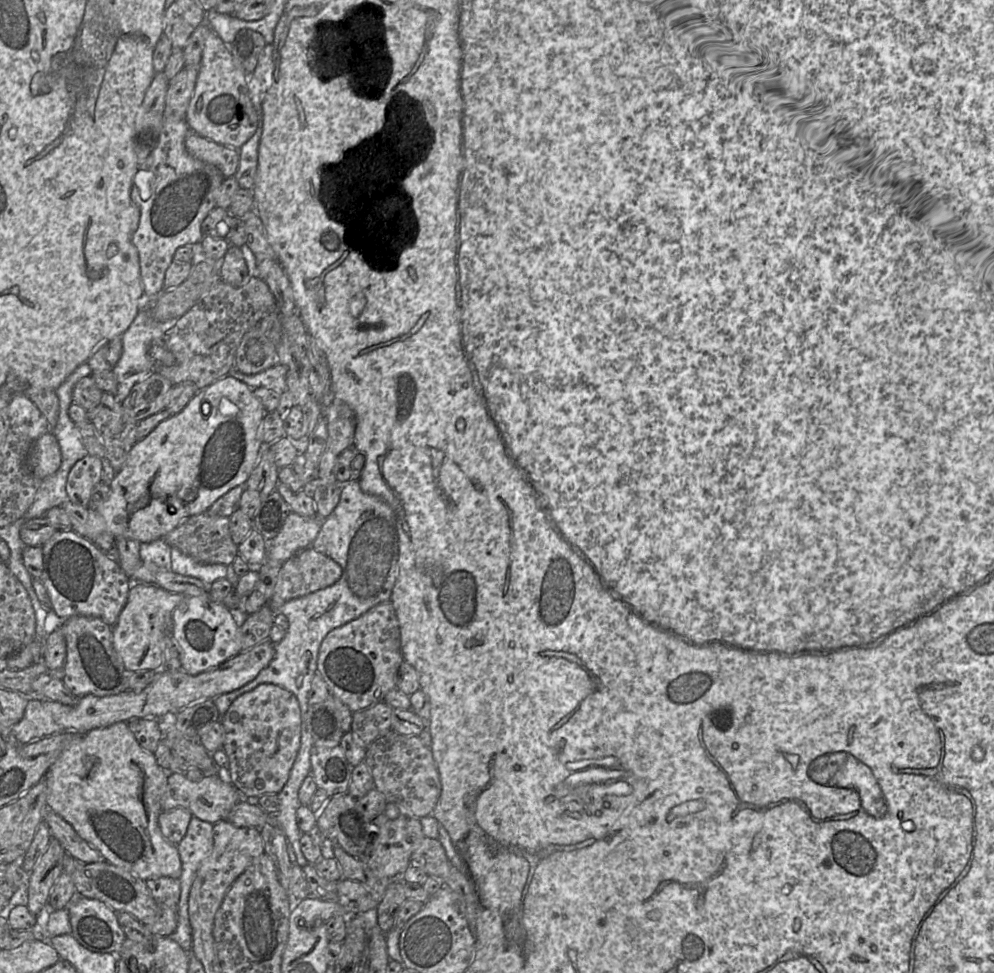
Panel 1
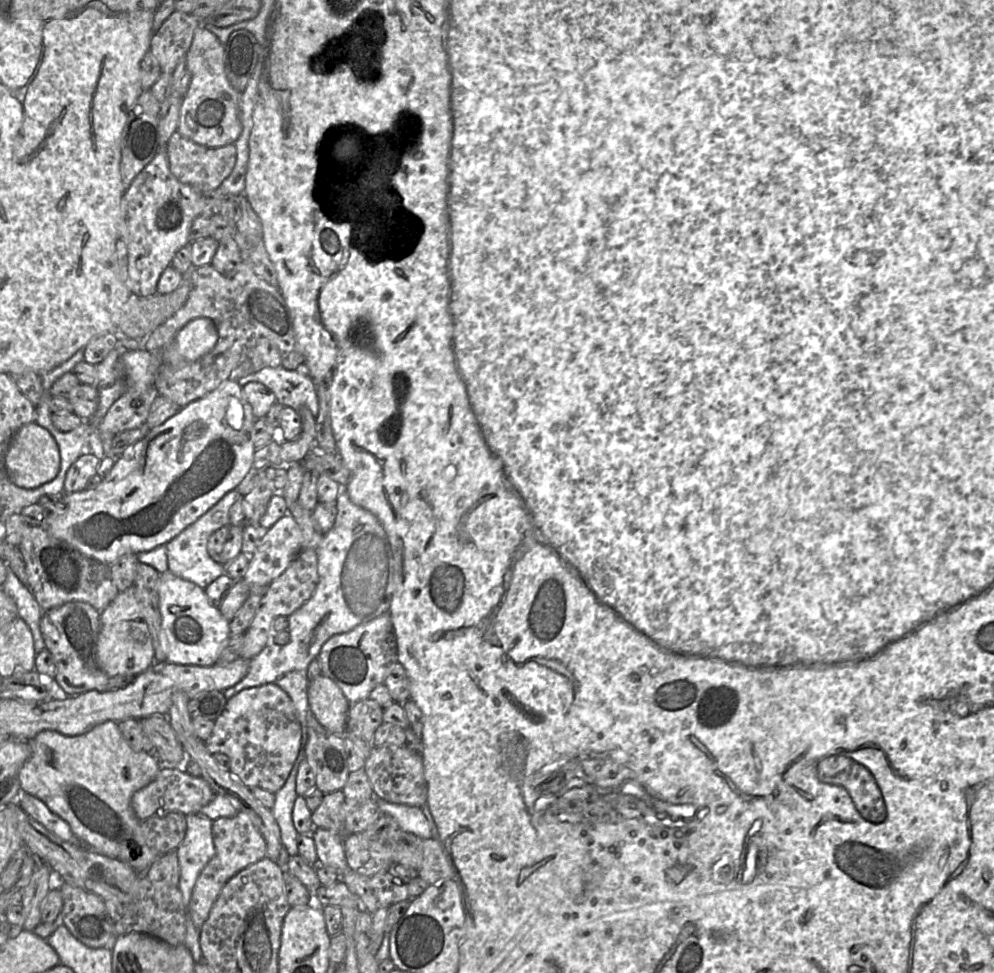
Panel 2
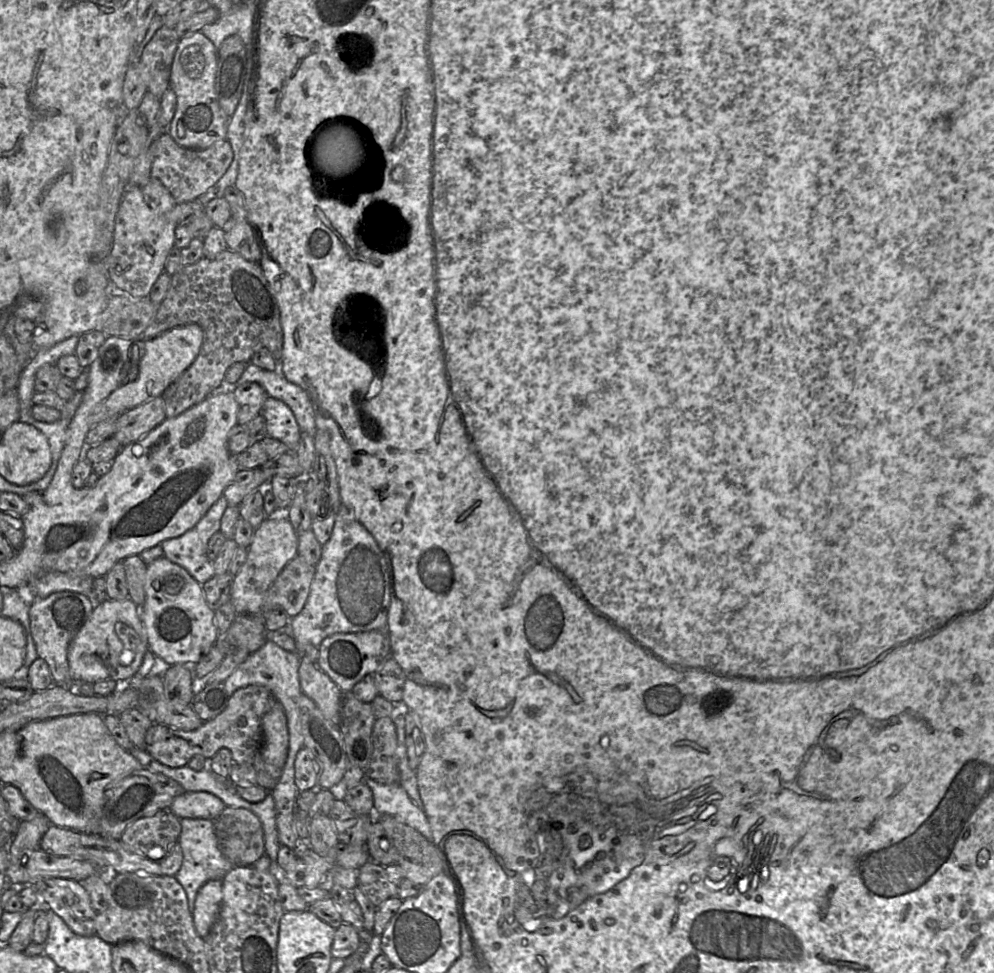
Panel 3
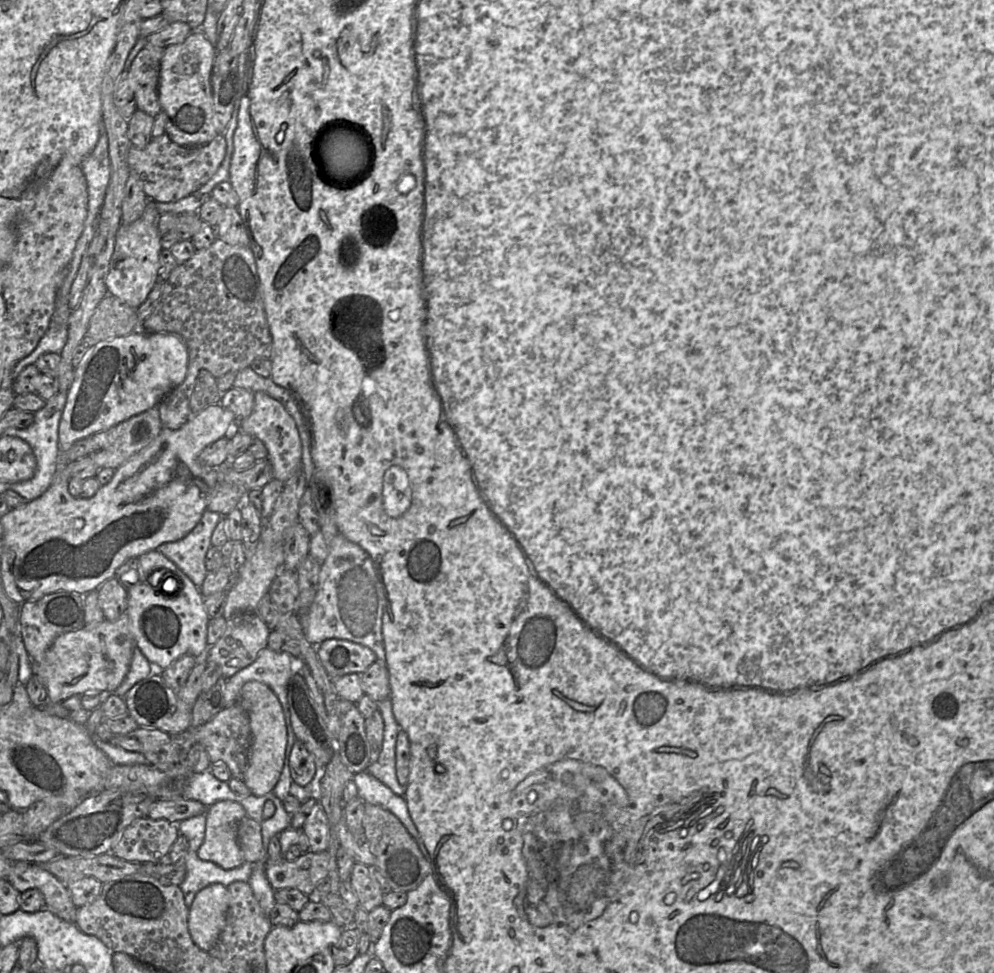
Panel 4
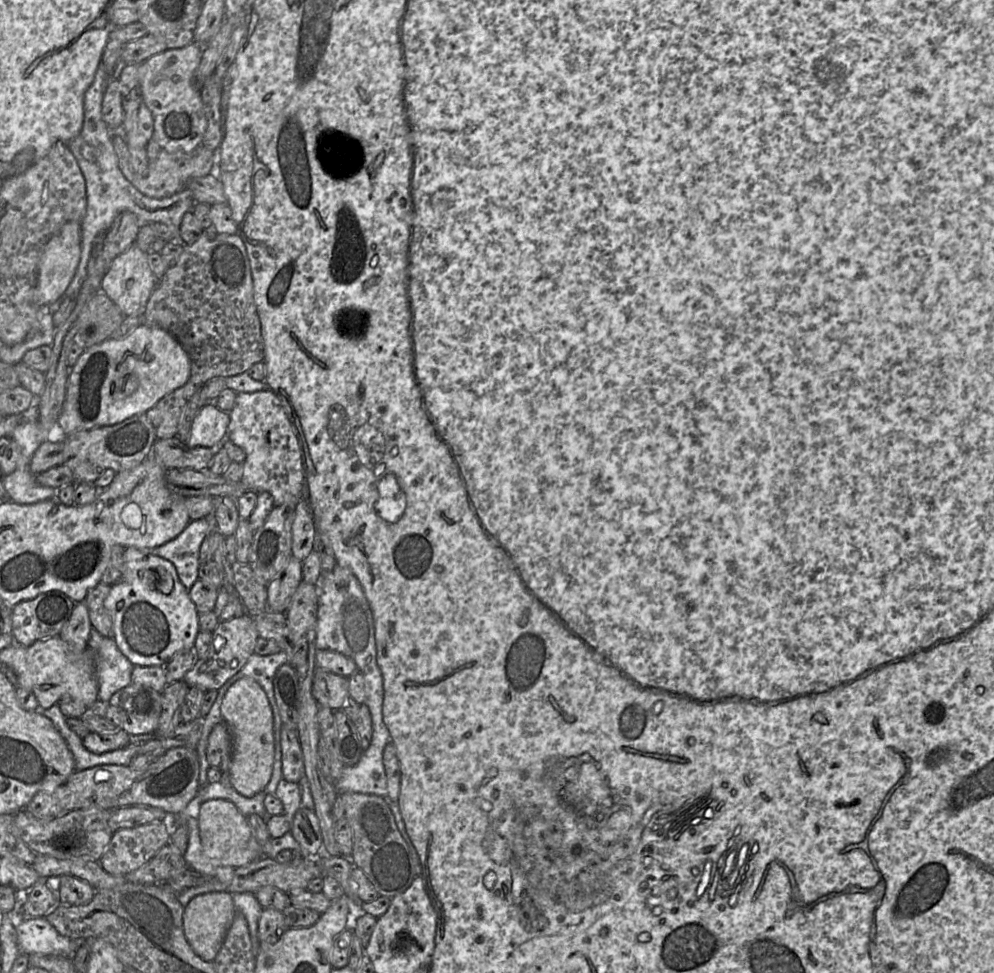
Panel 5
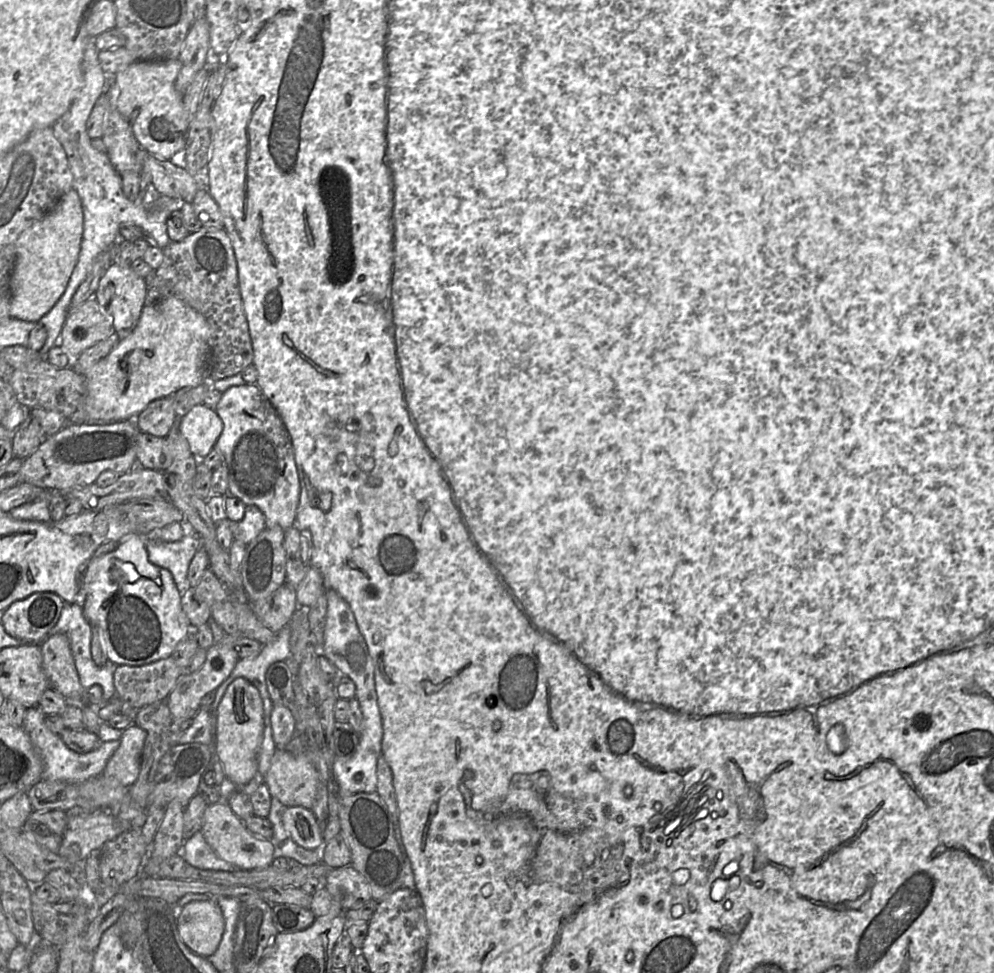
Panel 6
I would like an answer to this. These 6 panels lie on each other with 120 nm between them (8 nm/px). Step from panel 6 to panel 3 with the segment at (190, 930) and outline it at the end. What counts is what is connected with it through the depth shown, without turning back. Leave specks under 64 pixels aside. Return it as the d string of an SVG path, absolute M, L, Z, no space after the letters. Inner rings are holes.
M209 880L198 891L192 918L197 934L203 939L218 918L222 898L221 880Z

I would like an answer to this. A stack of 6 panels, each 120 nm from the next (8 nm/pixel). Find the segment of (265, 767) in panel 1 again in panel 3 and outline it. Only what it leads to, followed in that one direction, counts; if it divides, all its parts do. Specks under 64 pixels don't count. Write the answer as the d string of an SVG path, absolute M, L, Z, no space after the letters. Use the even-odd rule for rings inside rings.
M248 685L236 690L226 708L215 718L205 721L192 731L175 729L167 725L152 725L145 736L144 750L158 762L169 767L182 767L195 755L210 760L221 748L231 751L232 763L228 779L233 785L255 784L272 791L278 780L266 770L261 755L262 718L276 703L273 693L264 686Z

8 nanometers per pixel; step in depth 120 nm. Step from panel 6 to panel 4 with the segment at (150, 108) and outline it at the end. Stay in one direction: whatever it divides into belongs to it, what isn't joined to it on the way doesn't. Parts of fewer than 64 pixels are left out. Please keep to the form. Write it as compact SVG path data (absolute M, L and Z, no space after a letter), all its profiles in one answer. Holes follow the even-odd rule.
M201 30L192 31L184 42L165 48L159 72L159 102L161 110L167 115L165 134L179 146L202 146L221 135L211 88L216 54L215 47Z

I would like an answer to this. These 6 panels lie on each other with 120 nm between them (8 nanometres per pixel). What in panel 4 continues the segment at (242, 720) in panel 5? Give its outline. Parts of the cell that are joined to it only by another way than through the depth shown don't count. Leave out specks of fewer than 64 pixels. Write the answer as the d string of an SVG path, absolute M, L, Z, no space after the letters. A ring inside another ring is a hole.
M258 681L244 684L239 696L239 703L248 713L251 727L251 744L248 764L242 780L254 796L271 792L277 784L284 764L287 743L287 728L282 706L269 686Z

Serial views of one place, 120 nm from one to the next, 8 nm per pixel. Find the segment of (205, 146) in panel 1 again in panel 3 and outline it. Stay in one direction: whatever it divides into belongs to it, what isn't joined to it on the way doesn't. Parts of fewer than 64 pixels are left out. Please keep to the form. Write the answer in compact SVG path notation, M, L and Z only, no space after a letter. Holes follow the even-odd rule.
M165 132L158 139L151 177L158 179L169 190L177 204L193 201L220 180L231 165L233 156L233 149L227 139L206 149L189 149L178 145Z

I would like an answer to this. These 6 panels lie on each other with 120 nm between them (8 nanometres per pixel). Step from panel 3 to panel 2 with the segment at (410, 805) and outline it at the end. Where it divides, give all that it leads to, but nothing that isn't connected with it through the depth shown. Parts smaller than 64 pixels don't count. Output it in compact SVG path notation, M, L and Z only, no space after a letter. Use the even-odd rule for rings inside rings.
M376 799L381 813L394 818L403 831L413 833L422 839L432 839L431 828L421 808Z

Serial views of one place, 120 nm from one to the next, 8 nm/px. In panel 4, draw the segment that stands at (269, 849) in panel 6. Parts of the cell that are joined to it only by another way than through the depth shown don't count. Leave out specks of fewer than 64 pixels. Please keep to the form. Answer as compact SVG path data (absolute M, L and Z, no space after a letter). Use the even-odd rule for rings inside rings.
M230 800L218 801L207 807L205 816L205 837L198 850L199 858L223 869L244 864L237 835L239 822L247 816L242 805Z

